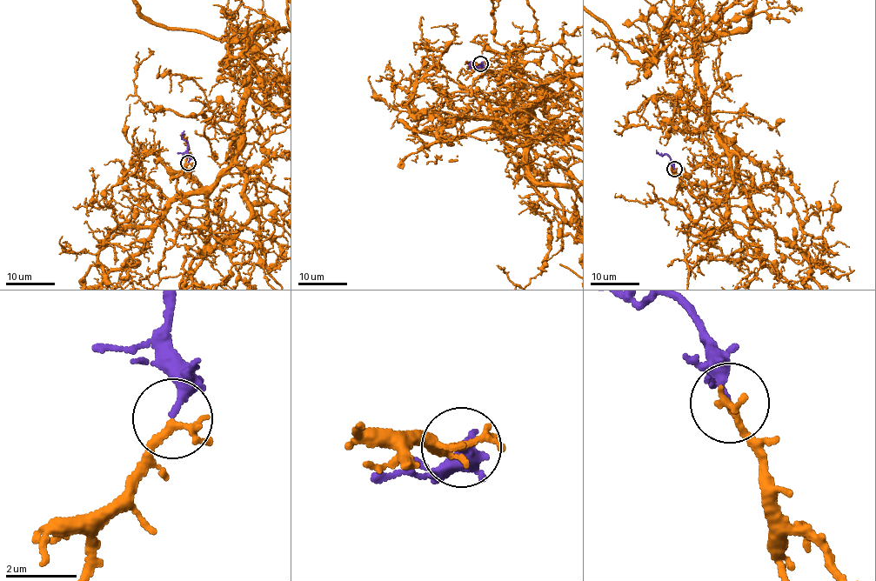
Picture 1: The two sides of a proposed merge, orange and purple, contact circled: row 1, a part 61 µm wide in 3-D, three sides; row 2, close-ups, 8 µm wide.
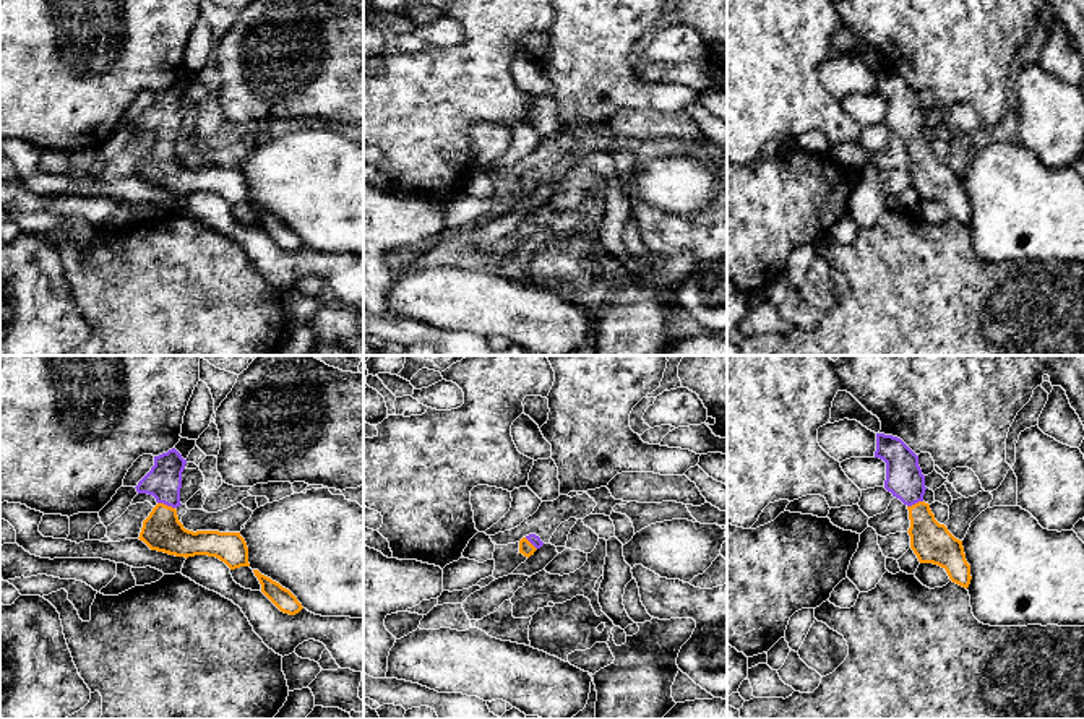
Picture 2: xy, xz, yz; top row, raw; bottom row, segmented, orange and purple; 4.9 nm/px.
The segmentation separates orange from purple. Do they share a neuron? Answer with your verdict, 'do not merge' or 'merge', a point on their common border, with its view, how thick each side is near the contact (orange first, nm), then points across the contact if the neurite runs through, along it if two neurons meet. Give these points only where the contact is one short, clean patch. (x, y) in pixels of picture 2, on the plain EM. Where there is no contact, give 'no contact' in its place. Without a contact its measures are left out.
merge; meets orange in xy at (166, 142); 200 nm thick on the orange side, 180 nm on the other; runs through xy (161, 167), (166, 142), (164, 117)

